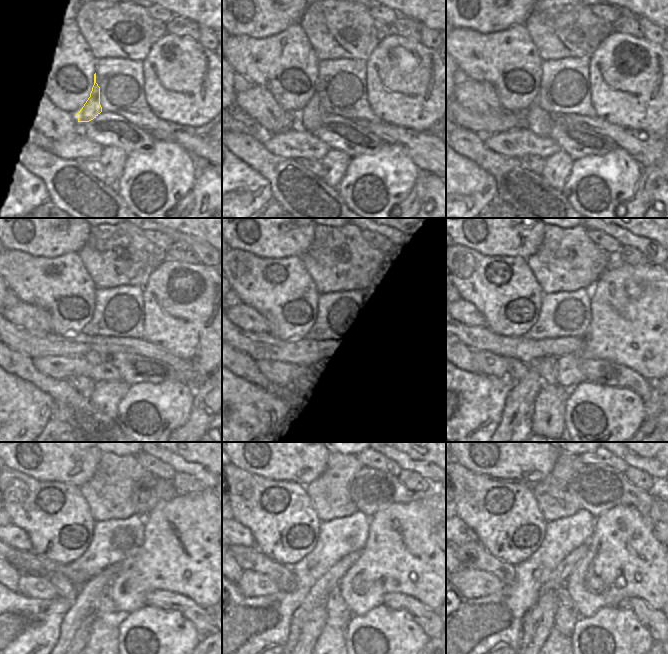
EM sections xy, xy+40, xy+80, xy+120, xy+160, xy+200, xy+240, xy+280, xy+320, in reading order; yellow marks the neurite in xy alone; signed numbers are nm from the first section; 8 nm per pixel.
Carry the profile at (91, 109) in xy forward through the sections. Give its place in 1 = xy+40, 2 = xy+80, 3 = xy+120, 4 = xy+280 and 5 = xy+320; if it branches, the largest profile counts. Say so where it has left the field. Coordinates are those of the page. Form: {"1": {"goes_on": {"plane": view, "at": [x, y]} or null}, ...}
{"1": {"goes_on": {"plane": "xy+40", "at": [310, 118]}}, "2": {"goes_on": {"plane": "xy+80", "at": [537, 120]}}, "3": {"goes_on": {"plane": "xy+120", "at": [93, 356]}}, "4": {"goes_on": {"plane": "xy+280", "at": [336, 607]}}, "5": {"goes_on": {"plane": "xy+320", "at": [566, 616]}}}

